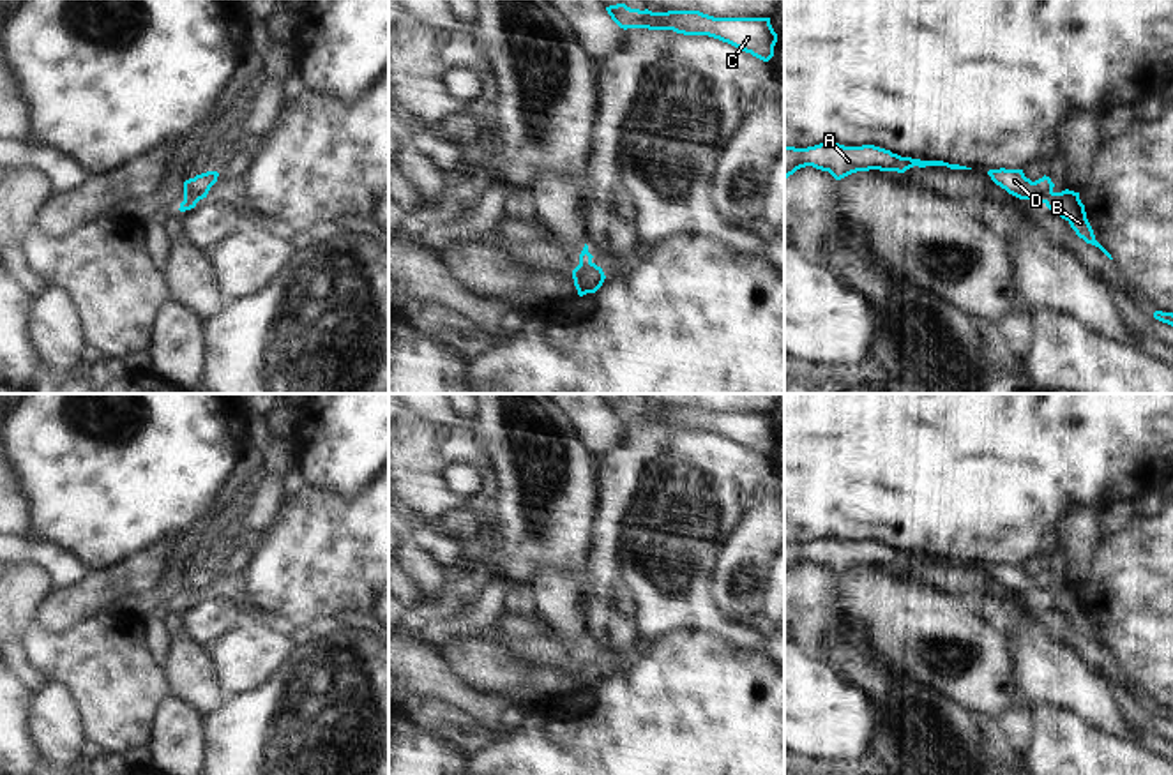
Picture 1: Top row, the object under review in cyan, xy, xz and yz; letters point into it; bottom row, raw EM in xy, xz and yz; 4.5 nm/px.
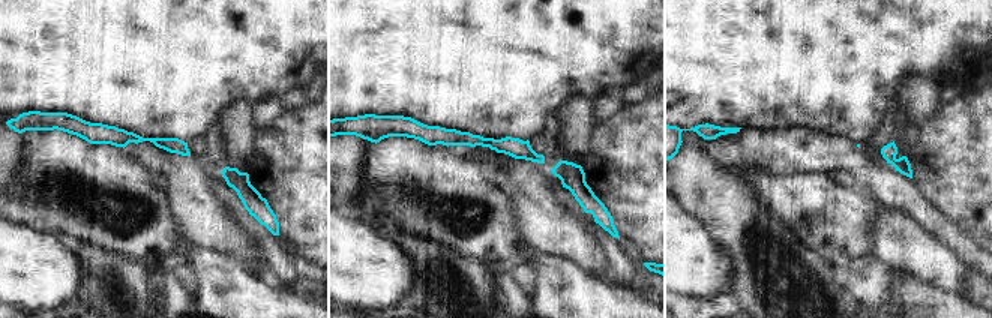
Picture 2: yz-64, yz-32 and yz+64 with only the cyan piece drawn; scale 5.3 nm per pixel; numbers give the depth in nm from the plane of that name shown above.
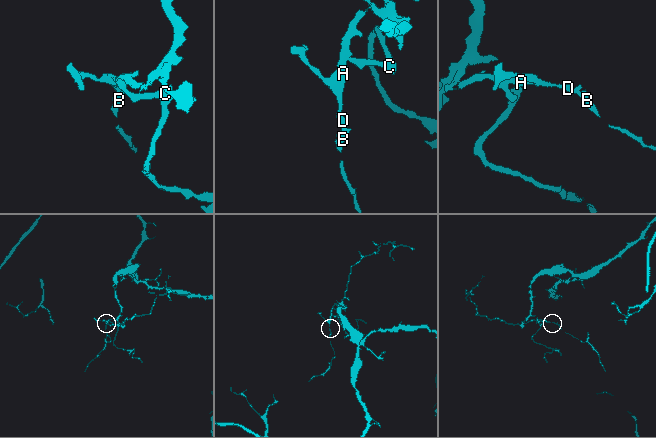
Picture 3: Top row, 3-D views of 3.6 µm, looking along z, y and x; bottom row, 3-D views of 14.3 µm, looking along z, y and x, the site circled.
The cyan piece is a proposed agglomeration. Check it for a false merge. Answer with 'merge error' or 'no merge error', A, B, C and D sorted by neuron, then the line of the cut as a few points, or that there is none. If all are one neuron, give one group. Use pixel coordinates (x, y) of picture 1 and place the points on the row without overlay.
merge error; A C D / B; cut in xy along (184, 592), (198, 595)

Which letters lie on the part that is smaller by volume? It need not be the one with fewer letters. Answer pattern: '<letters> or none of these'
B

